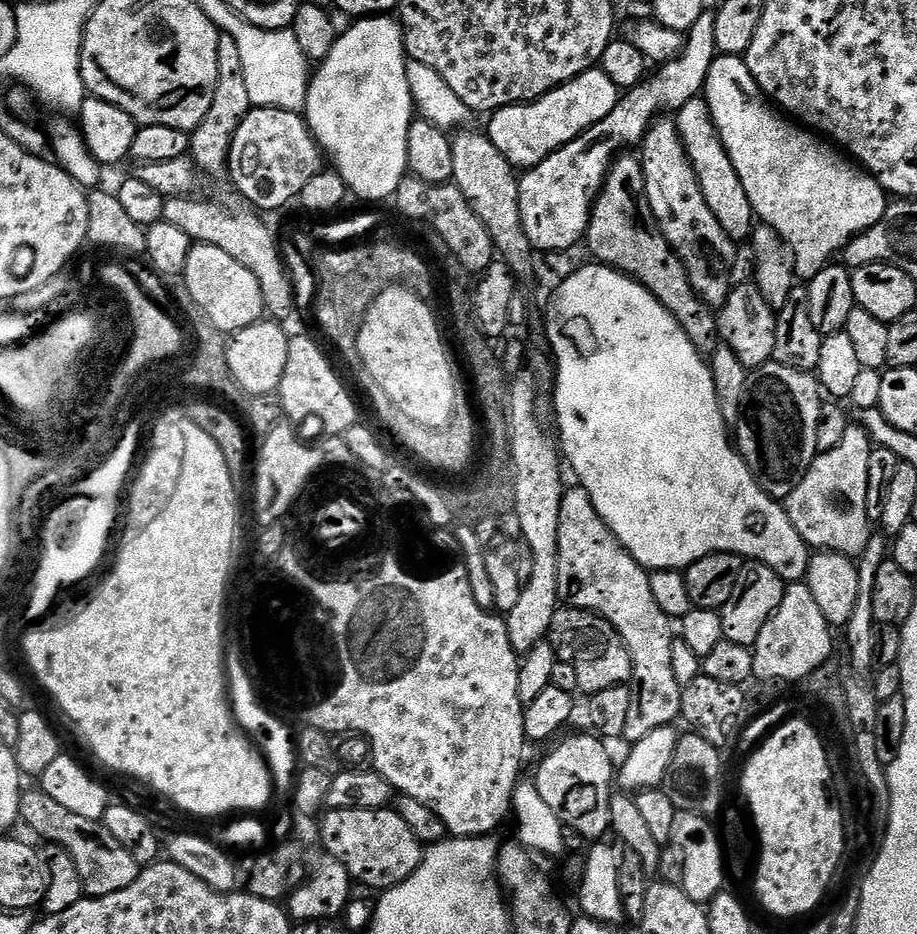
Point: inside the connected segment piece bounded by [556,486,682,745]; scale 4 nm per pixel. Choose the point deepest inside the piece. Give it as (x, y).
(594, 572)

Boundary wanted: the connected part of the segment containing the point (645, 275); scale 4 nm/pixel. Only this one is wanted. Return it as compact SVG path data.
M621 154L612 162L612 168L608 171L608 176L604 180L604 186L600 190L600 195L596 197L596 203L592 205L592 217L588 223L586 233L586 245L593 252L595 259L601 265L615 268L616 271L631 276L633 280L642 285L658 302L674 317L690 338L692 345L701 354L711 353L718 343L718 333L716 331L717 313L709 308L702 298L690 286L690 278L682 266L682 262L674 254L674 250L666 242L654 214L650 210L650 202L646 198L646 182L642 174L642 166L639 159L632 154Z

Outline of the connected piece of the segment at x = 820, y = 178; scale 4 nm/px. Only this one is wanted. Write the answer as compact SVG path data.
M717 55L716 60L710 66L710 74L704 83L702 96L703 99L708 101L708 109L712 115L712 121L718 130L722 146L726 150L726 154L730 158L730 162L734 166L738 178L742 182L742 190L746 190L746 198L750 198L750 206L752 207L755 219L760 224L769 224L782 237L784 245L792 253L792 267L795 268L796 275L801 281L807 282L813 280L823 268L828 267L830 261L835 257L832 256L835 252L837 255L858 233L866 232L870 226L874 226L880 221L884 211L888 209L890 203L889 193L885 192L884 187L874 177L869 176L863 168L853 163L847 155L837 151L827 139L821 138L815 131L793 122L787 115L781 114L773 107L768 97L764 95L764 91L758 86L758 82L754 82L754 78L748 69L748 63L746 63L743 56Z

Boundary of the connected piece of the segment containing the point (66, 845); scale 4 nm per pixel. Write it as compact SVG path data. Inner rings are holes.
M43 790L35 791L25 791L20 797L22 824L33 828L41 836L41 841L57 844L66 850L78 868L82 886L89 897L118 894L118 890L126 890L126 886L140 876L142 865L134 858L134 854L130 854L130 850L126 850L126 846L122 846L122 842L118 842L118 838L114 838L114 834L110 834L110 830L104 828L101 821L82 818L66 810L61 803L54 802L50 794Z

